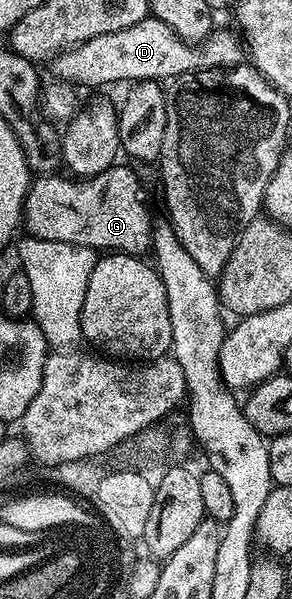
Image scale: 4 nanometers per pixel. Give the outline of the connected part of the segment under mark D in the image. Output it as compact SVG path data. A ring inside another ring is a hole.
M149 17L138 21L138 25L118 29L118 33L102 33L102 37L90 37L90 41L61 51L51 60L50 67L56 70L57 80L81 88L104 87L107 83L127 84L141 79L175 80L177 77L187 77L193 71L237 66L245 58L246 48L241 36L232 31L213 29L197 45L178 37L178 33L174 33L174 29L162 20Z

